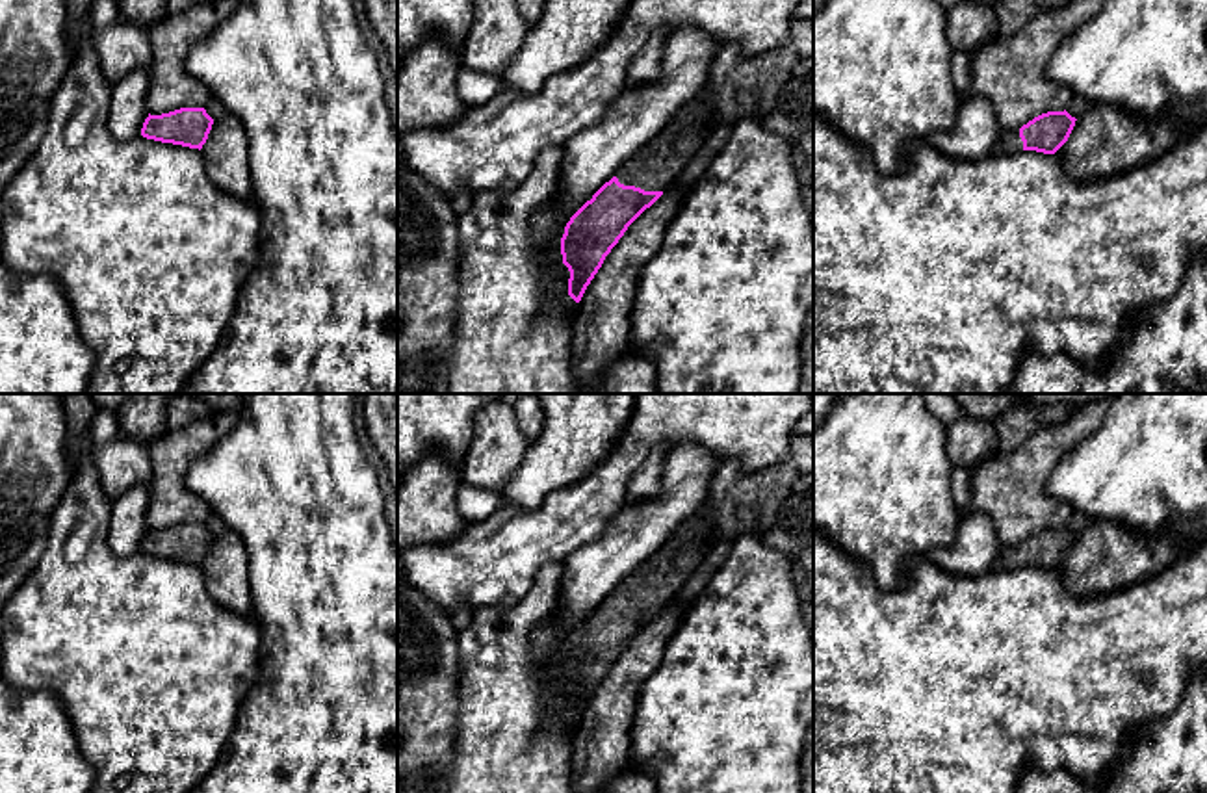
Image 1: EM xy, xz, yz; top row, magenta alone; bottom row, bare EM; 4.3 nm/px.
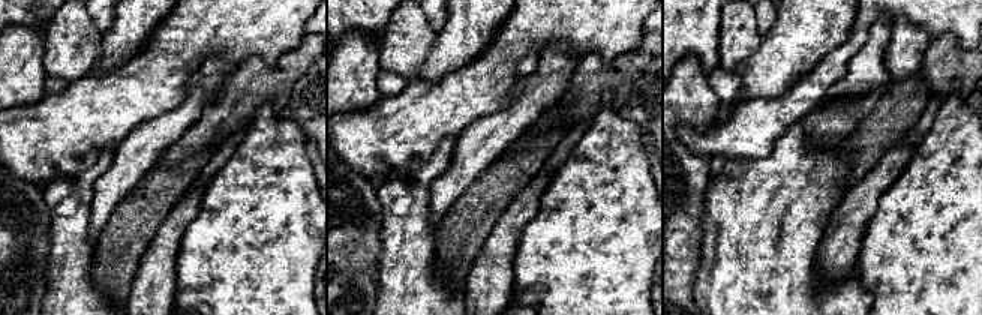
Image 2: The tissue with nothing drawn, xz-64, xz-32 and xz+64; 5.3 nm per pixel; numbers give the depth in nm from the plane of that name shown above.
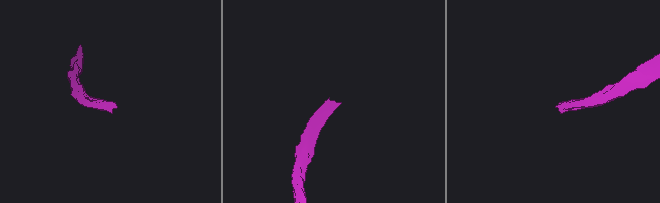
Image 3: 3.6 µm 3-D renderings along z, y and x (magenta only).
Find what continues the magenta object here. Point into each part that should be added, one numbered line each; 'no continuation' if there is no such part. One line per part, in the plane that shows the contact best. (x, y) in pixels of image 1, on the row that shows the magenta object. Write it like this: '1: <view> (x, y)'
1: xz (654, 168)

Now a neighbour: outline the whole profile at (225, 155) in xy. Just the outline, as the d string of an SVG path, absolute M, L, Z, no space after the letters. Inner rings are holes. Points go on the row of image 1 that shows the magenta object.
M236 115L214 121L201 149L210 182L238 199L253 201L253 176L249 163L249 139Z

